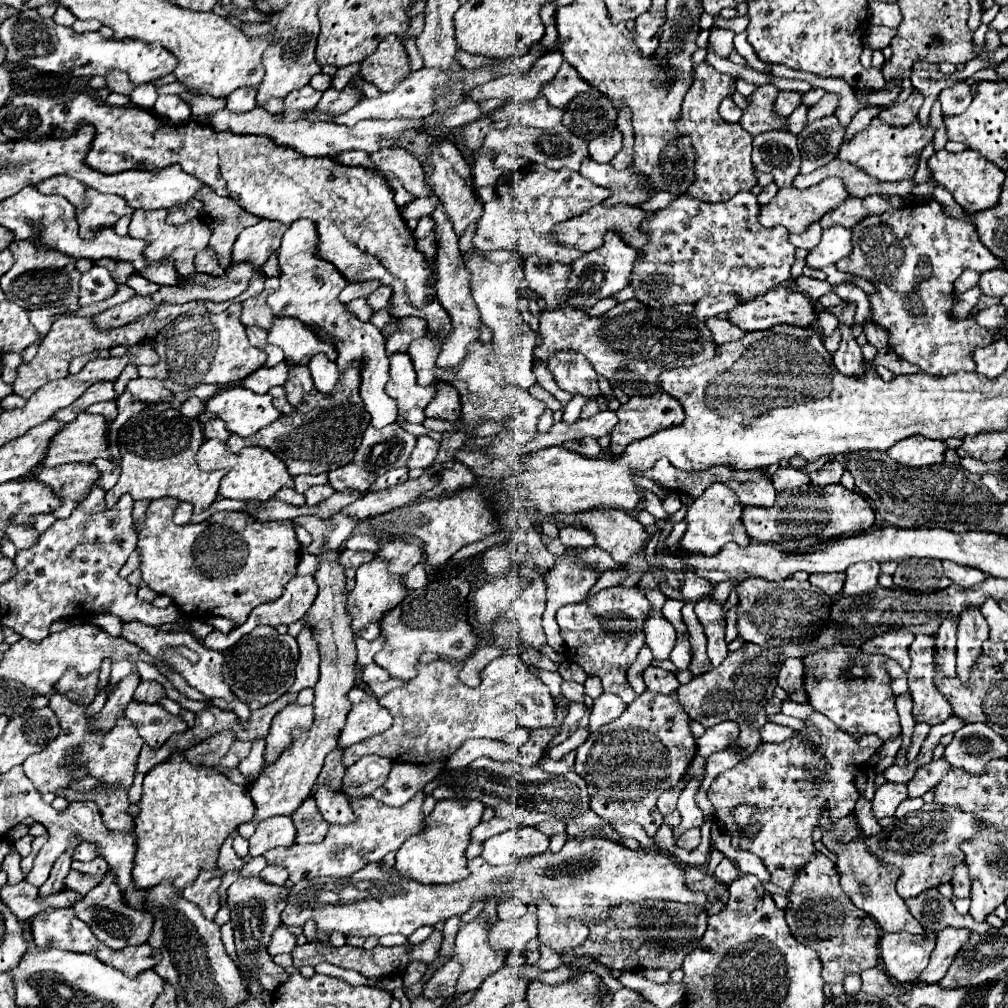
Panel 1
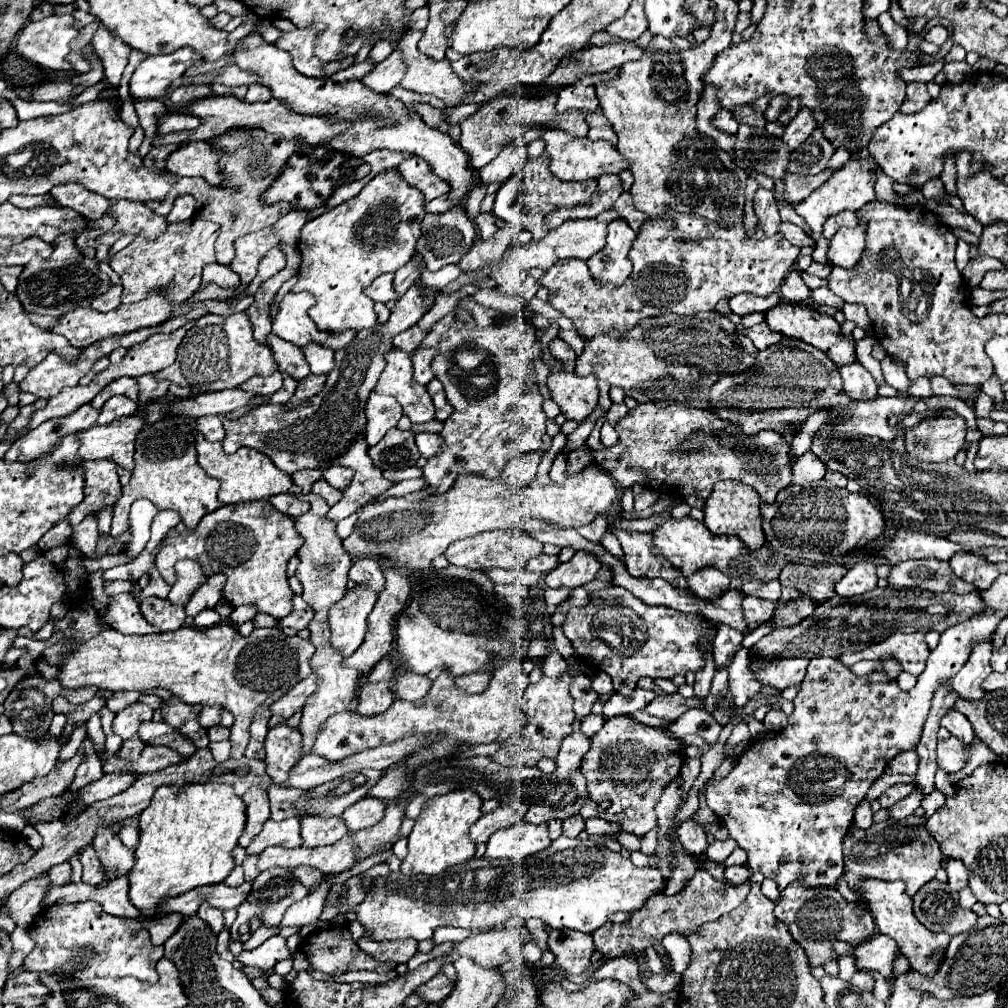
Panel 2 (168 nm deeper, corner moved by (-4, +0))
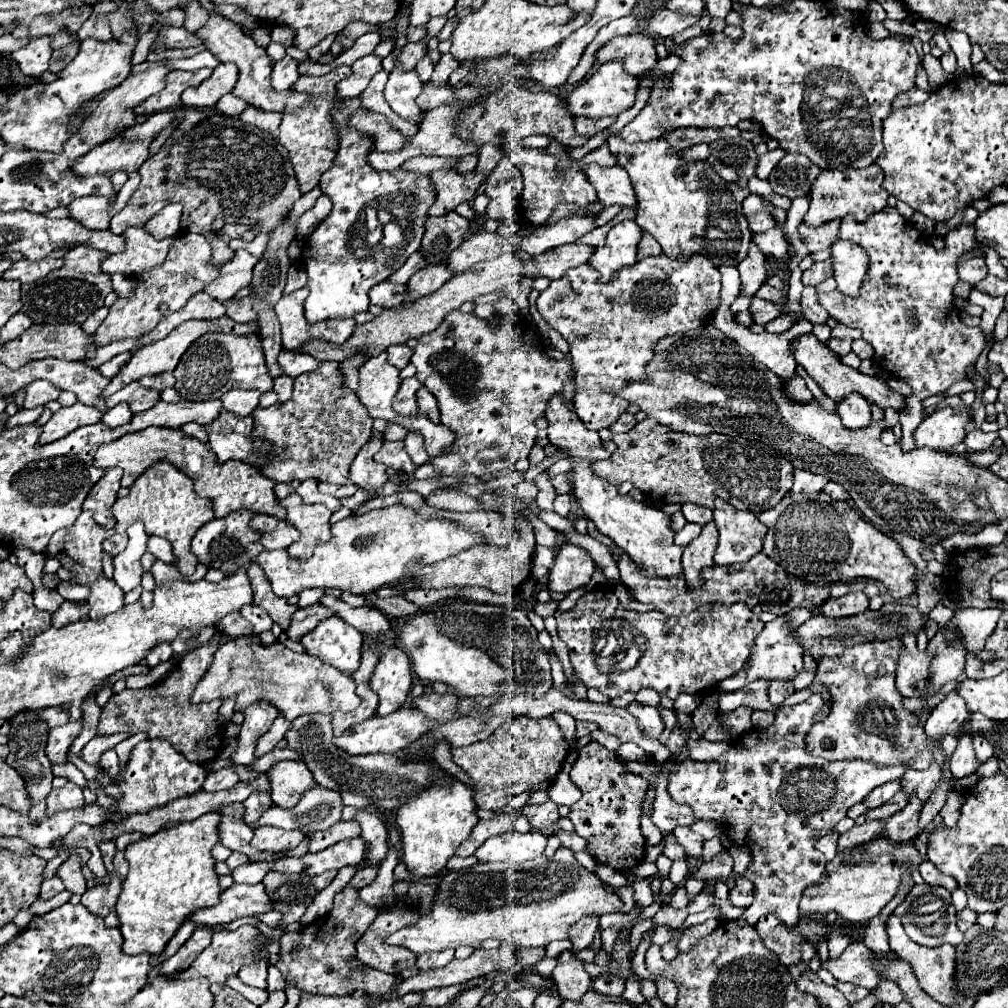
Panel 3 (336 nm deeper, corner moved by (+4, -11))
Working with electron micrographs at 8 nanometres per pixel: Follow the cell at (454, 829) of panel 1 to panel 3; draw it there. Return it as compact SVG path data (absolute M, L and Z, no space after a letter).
M440 777L436 785L422 791L418 799L402 805L398 809L396 823L402 829L402 861L412 877L432 877L440 873L448 859L456 853L456 847L470 835L470 829L478 823L476 803L472 799L474 791L454 777Z

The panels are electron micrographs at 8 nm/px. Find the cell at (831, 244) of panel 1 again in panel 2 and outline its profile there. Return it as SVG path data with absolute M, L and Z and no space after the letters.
M864 226L840 228L830 240L828 260L840 268L852 268L858 264L864 252Z

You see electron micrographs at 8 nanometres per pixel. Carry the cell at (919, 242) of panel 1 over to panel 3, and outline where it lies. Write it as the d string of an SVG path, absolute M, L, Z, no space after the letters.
M884 207L884 211L870 215L866 221L856 221L850 215L844 217L840 225L840 239L848 239L864 247L870 259L868 275L864 277L858 299L848 299L848 295L840 295L840 291L834 289L828 293L820 293L818 301L830 313L830 317L834 317L836 321L848 327L856 327L862 331L862 339L874 347L874 363L882 371L902 379L912 387L912 395L904 397L906 407L904 411L900 411L900 423L902 423L902 447L914 449L912 433L918 427L918 423L924 419L922 401L930 395L946 393L958 381L972 381L968 377L968 371L976 365L978 355L988 347L988 337L979 326L966 327L960 321L958 309L954 307L954 295L952 295L952 289L958 279L956 261L963 254L975 249L980 250L975 237L975 226L967 222L958 225L945 236L944 249L936 251L910 221L898 215L894 207Z

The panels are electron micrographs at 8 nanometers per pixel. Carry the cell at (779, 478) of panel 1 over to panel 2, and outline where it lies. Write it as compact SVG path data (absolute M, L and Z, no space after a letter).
M806 452L792 462L792 482L794 484L808 484L808 482L822 480L824 474L826 474L826 466L812 452Z

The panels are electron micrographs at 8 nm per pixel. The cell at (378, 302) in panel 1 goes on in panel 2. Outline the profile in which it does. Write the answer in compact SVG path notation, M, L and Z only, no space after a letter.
M410 260L408 264L404 264L402 268L398 268L394 272L394 290L398 294L398 298L412 286L420 280L420 274L422 274L422 268L424 268L424 260Z

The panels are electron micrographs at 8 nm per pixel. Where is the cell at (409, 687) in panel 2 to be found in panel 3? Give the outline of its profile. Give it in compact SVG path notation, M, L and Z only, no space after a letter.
M422 693L418 697L412 697L410 705L420 709L424 715L428 715L430 719L436 719L440 725L448 723L452 719L456 719L458 715L454 713L458 703L456 695L438 695L438 693Z

